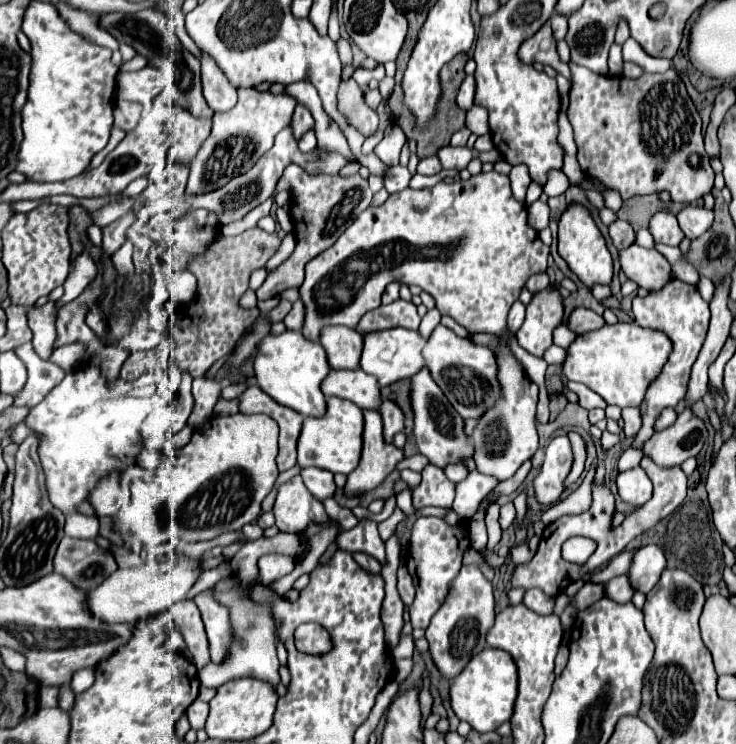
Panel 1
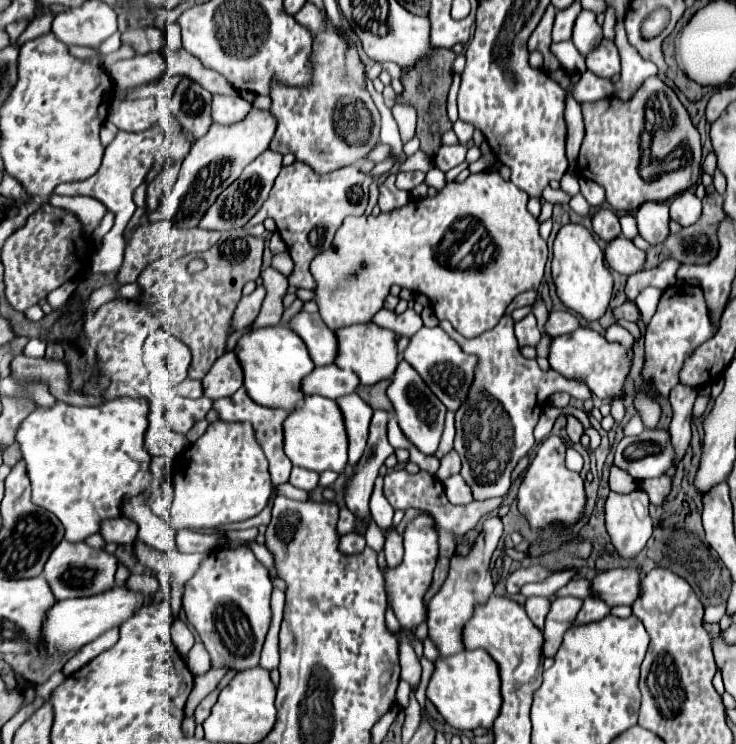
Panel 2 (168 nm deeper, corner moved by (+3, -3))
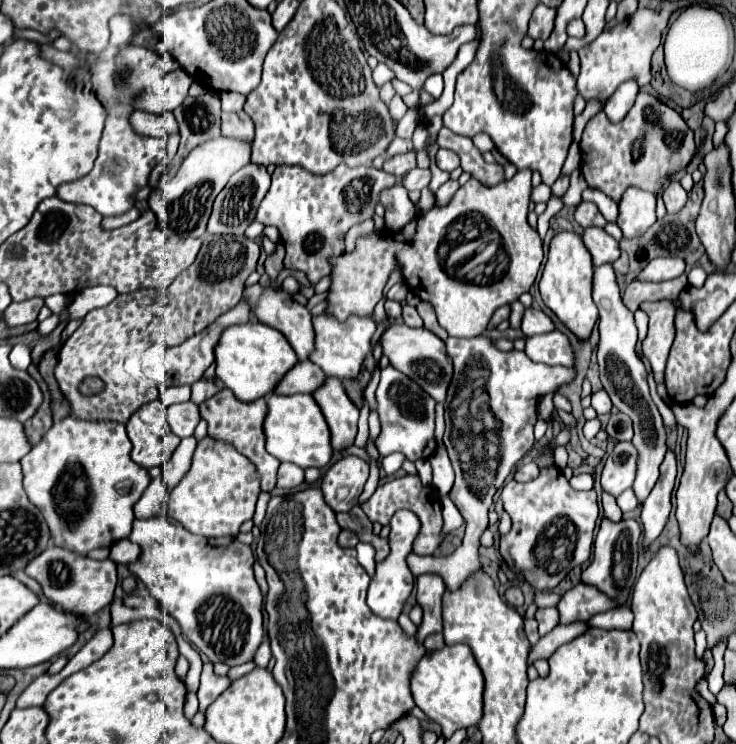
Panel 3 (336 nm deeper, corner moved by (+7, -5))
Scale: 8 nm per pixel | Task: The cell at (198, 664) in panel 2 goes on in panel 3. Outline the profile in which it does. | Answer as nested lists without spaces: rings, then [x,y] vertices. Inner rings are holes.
[[[206,662],[202,668],[202,682],[198,688],[198,700],[200,700],[200,712],[204,712],[216,696],[222,694],[222,690],[226,690],[230,684],[230,680],[226,676],[216,676],[212,672],[212,662]]]

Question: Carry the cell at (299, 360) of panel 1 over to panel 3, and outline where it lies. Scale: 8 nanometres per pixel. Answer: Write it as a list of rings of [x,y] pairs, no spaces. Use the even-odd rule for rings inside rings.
[[[248,322],[244,326],[230,326],[220,336],[216,346],[216,376],[226,388],[230,388],[238,400],[254,402],[258,398],[268,398],[284,378],[284,374],[298,362],[296,352],[274,328],[268,328],[262,322]]]

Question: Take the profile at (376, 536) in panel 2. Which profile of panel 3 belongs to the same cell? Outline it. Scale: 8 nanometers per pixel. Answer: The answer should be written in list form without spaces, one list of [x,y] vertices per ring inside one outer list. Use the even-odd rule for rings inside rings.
[[[359,542],[355,547],[357,551],[357,560],[366,570],[368,575],[373,578],[375,572],[375,554],[376,551],[370,543]]]

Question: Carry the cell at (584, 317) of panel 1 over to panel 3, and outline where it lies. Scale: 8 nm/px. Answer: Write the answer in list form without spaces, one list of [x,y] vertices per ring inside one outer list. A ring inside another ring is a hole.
[[[526,308],[524,318],[522,318],[522,332],[526,336],[536,336],[536,334],[546,334],[554,330],[554,322],[538,308]]]

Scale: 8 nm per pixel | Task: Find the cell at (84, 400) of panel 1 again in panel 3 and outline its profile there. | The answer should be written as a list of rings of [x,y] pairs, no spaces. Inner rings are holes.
[[[66,416],[54,422],[42,440],[20,460],[24,490],[44,514],[56,546],[88,554],[130,534],[134,522],[132,506],[152,480],[148,470],[132,462],[130,450],[126,424]]]

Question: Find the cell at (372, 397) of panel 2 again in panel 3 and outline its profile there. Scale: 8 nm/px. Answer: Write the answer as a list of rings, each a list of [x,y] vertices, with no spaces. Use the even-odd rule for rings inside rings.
[[[362,372],[362,376],[358,380],[344,380],[342,382],[346,392],[348,392],[348,396],[350,396],[350,400],[358,408],[362,408],[362,404],[364,404],[364,388],[368,386],[368,382],[370,382],[370,374],[368,372]]]

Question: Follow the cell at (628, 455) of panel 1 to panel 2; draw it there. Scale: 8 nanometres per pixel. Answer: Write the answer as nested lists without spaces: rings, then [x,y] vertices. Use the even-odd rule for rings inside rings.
[[[612,466],[612,470],[610,470],[608,486],[610,486],[612,492],[620,492],[620,494],[628,494],[628,492],[636,490],[636,482],[616,466]]]

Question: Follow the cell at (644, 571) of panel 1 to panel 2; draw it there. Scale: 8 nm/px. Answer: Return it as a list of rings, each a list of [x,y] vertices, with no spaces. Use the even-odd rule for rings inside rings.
[[[608,570],[608,572],[598,574],[598,576],[592,580],[592,596],[604,600],[610,608],[622,606],[622,604],[630,606],[630,604],[638,598],[640,580],[642,580],[640,570]]]

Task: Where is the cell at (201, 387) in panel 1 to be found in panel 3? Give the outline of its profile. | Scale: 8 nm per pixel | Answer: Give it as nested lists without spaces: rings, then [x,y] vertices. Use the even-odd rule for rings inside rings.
[[[168,386],[160,392],[160,400],[170,406],[176,402],[188,402],[190,400],[190,386]]]

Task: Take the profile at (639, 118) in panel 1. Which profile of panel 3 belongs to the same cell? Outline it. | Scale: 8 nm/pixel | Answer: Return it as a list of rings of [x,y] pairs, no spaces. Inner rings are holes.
[[[642,90],[622,122],[610,122],[604,112],[596,114],[584,128],[580,152],[582,174],[588,178],[588,186],[604,192],[614,202],[620,202],[624,190],[630,186],[658,194],[672,176],[688,168],[694,158],[696,144],[694,134],[682,116]]]

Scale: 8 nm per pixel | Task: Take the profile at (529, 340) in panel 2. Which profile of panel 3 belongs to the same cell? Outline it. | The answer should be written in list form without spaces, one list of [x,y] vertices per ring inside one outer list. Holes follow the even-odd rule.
[[[516,300],[516,302],[512,302],[510,304],[512,306],[512,314],[510,314],[510,326],[514,328],[514,330],[520,330],[520,324],[522,324],[522,316],[524,316],[524,306]]]

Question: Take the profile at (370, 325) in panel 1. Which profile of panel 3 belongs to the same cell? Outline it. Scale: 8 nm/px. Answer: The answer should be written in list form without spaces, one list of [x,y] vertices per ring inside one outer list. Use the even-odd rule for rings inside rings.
[[[404,304],[402,320],[404,320],[404,324],[408,324],[408,326],[412,326],[412,328],[420,328],[420,326],[422,326],[422,318],[418,316],[416,308],[414,308],[414,306],[408,306],[408,304]]]

